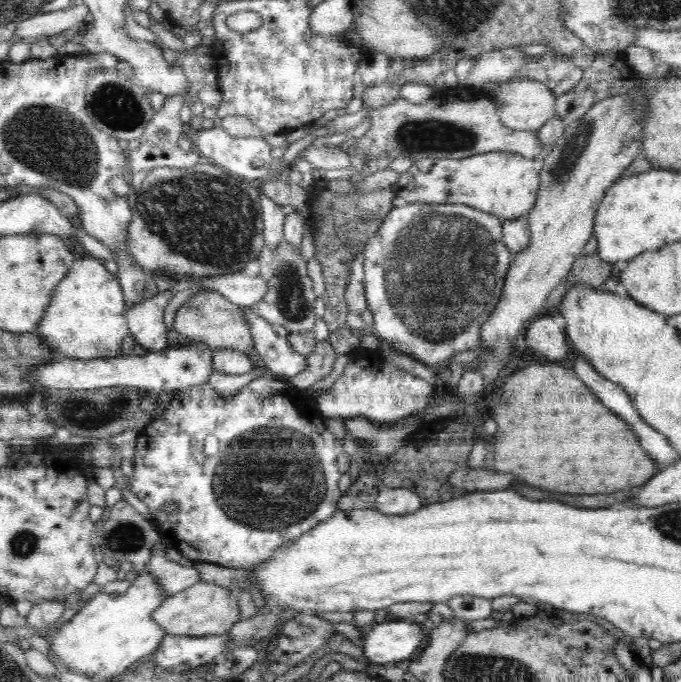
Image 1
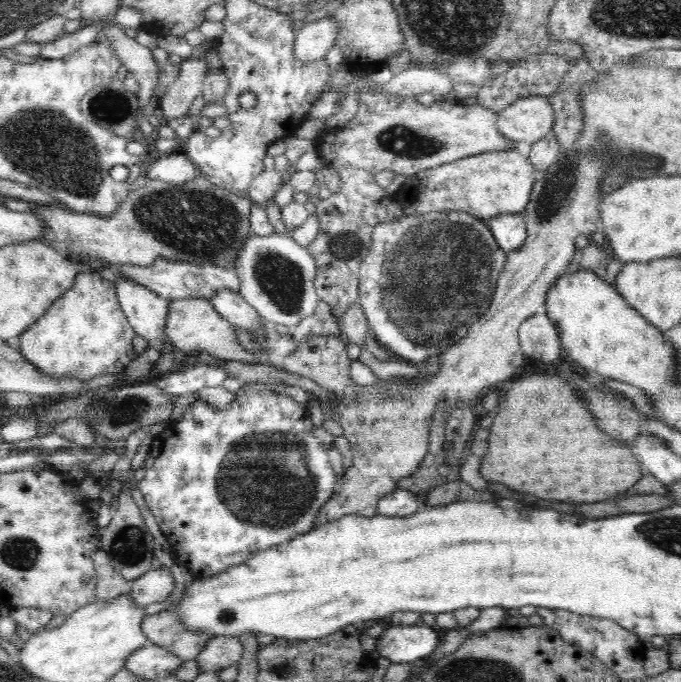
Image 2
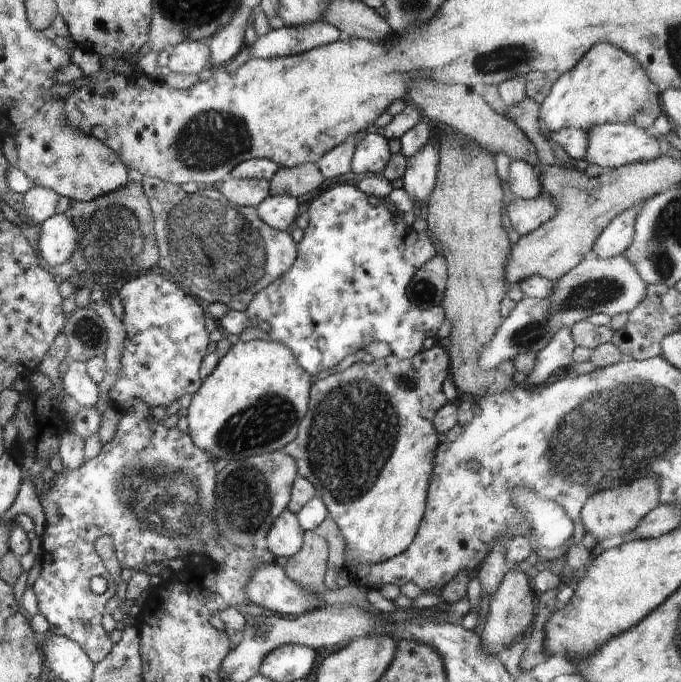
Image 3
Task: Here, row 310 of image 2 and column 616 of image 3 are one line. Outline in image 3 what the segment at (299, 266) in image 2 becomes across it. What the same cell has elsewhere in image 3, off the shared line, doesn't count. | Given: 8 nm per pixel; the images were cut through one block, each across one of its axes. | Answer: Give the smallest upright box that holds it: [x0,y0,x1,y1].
[478,253,647,370]

